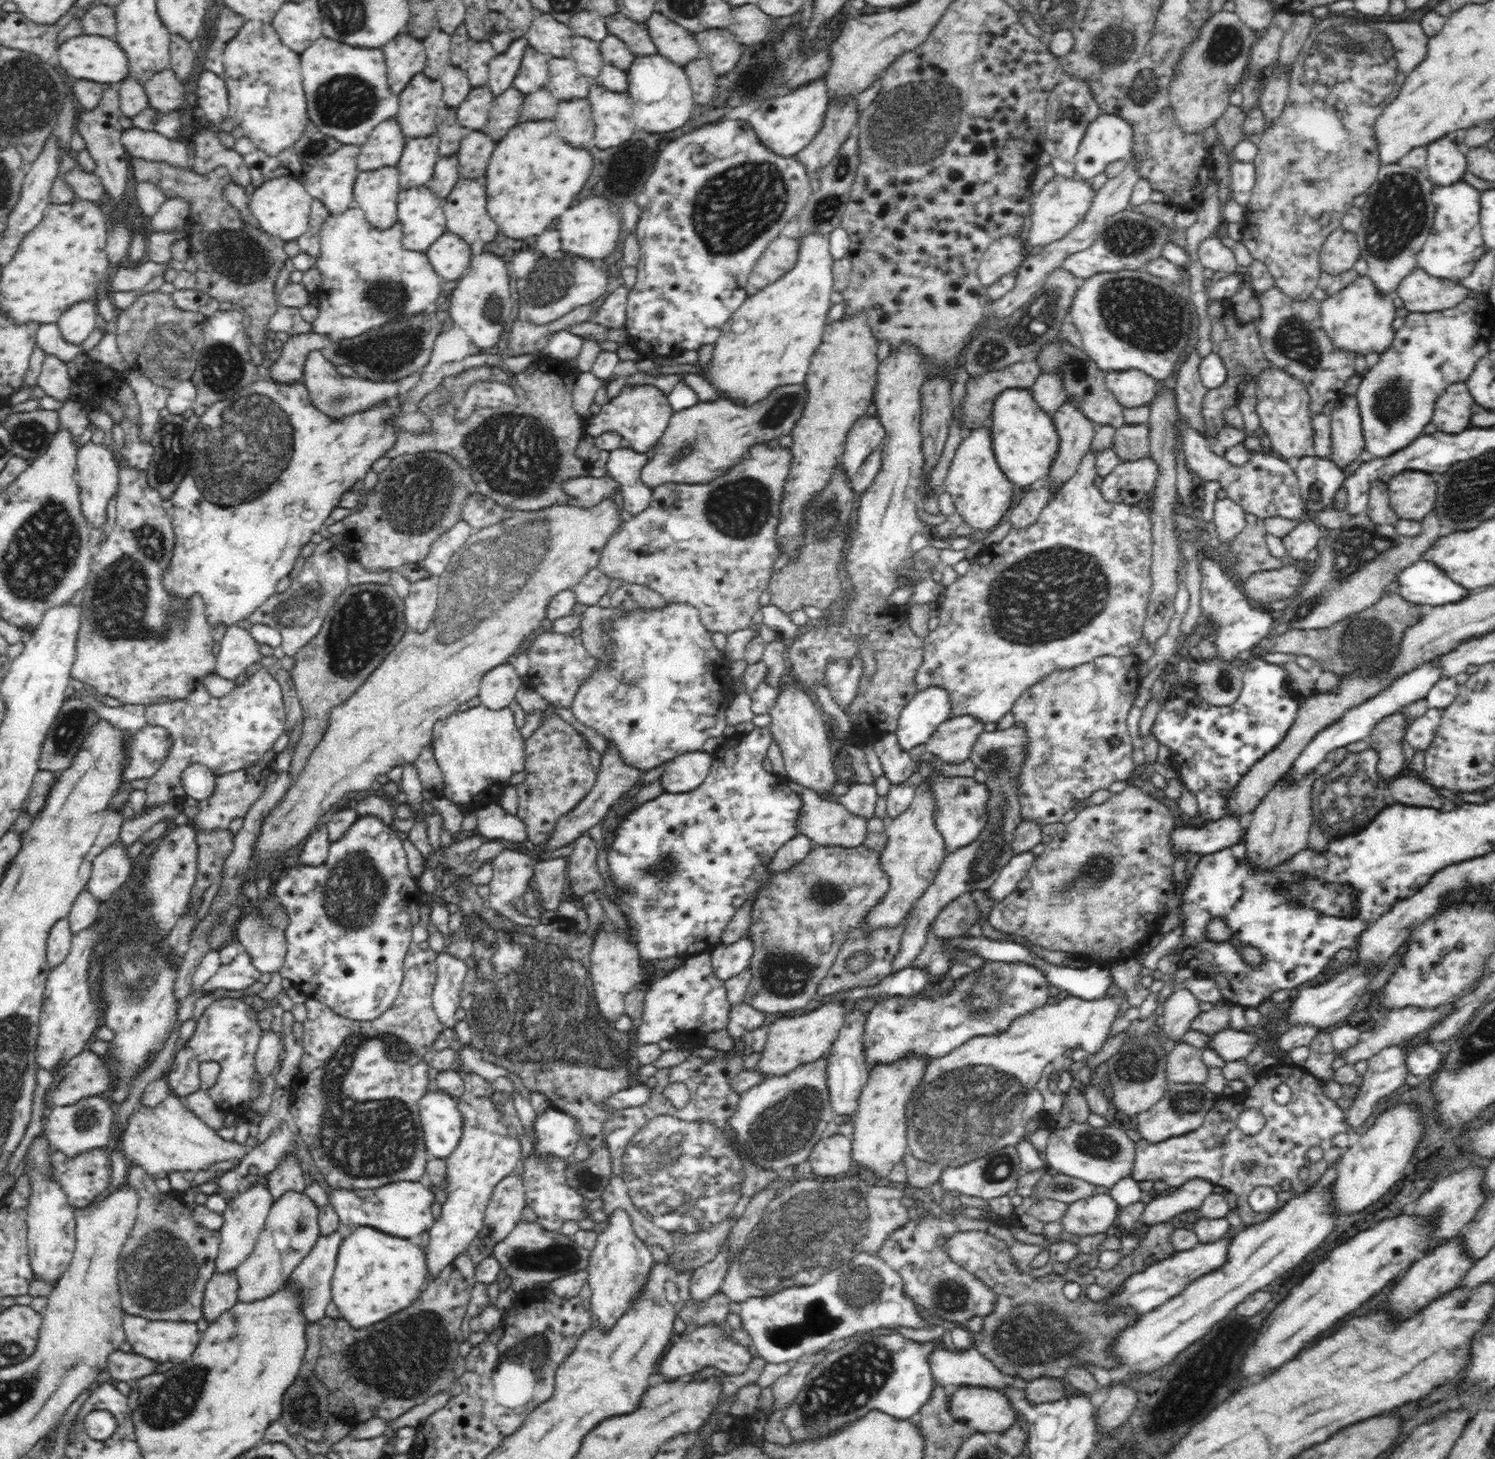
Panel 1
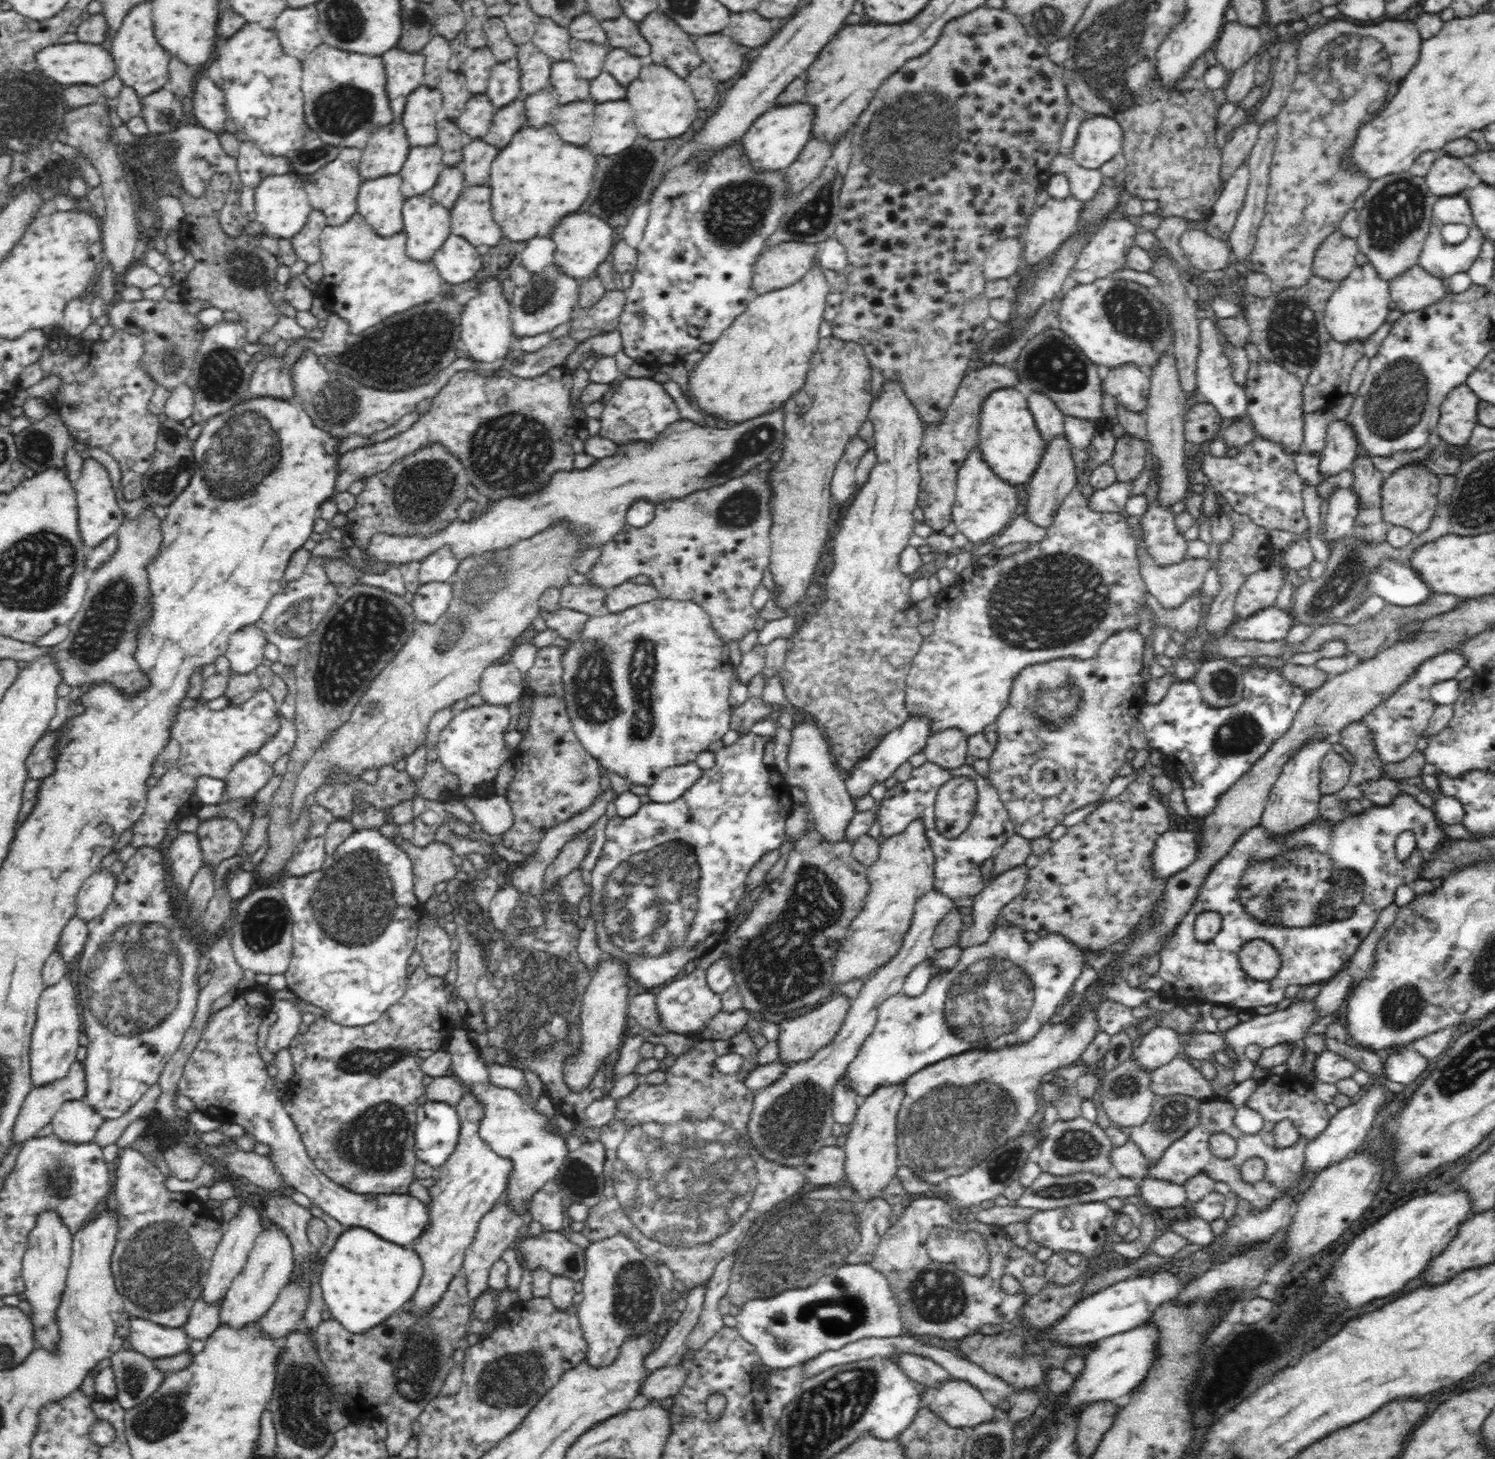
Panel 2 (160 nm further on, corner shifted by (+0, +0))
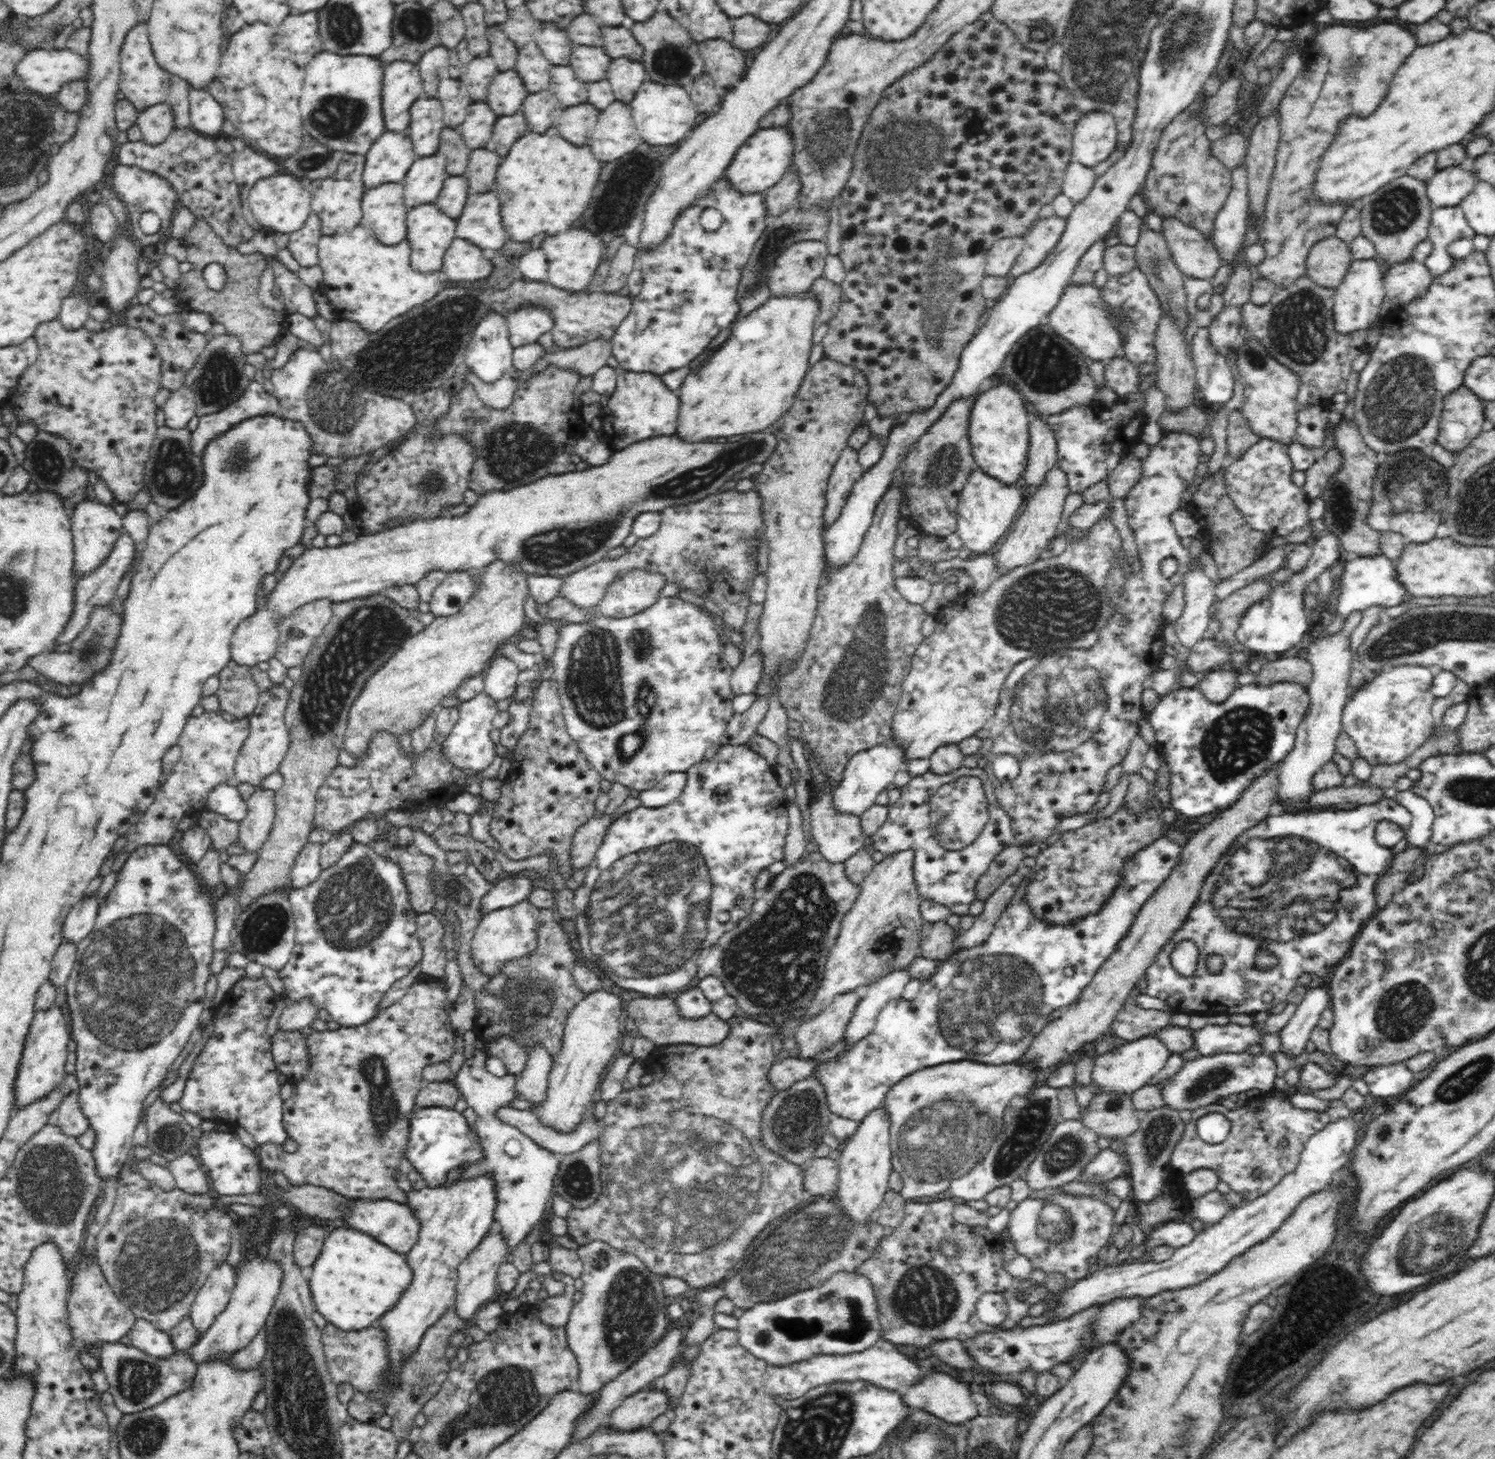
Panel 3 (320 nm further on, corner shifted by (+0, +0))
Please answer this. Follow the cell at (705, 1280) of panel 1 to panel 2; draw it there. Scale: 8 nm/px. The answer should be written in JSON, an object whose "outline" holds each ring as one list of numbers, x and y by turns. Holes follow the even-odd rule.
{"outline":[[702,1284,685,1291,685,1299,687,1300,685,1310,681,1312,680,1318,675,1323,671,1323,664,1332,658,1349,646,1358,645,1370,648,1374,672,1365,677,1357,685,1352,684,1342,698,1322,698,1316,700,1316,702,1304,704,1304,705,1288,706,1284]]}

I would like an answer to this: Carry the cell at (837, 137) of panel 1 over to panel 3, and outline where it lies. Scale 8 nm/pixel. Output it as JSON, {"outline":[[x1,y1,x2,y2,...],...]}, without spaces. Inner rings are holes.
{"outline":[[790,166,784,176,766,192,765,208,768,216,780,217,794,207,800,194,800,179,794,167]]}

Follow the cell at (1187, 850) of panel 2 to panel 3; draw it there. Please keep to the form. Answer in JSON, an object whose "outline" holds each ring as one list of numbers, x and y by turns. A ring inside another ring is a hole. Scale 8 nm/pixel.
{"outline":[[1162,836,1154,842,1151,842,1148,846,1145,846,1142,850,1136,852,1134,856,1126,858,1124,869,1122,870,1122,881,1113,891,1110,898,1106,900,1106,903,1101,907,1098,915,1088,914,1087,916,1079,917,1071,921,1068,925,1054,925,1054,923,1038,919,1038,917,1034,915,1032,907,1026,903,1026,888,1028,888,1028,884,1030,884,1028,874,1026,874,1026,880,1021,883,1020,889,1014,893,1014,897,1009,903,1009,906,1004,910,998,922,996,922,992,934,990,934,990,937,982,945,976,946,976,948,972,948,972,950,955,950,948,960,942,960,940,962,934,975,922,981,920,992,913,1001,906,1001,906,999,902,997,891,1000,878,1014,877,1022,872,1033,860,1040,856,1040,856,1042,852,1042,852,1044,849,1045,848,1052,840,1053,834,1058,816,1065,816,1078,820,1079,821,1085,825,1087,826,1102,829,1103,830,1114,860,1123,870,1111,876,1110,878,1107,882,1106,885,1101,886,1093,888,1093,898,1081,901,1081,902,1078,906,1078,906,1076,910,1076,910,1074,914,1074,914,1072,922,1070,923,1068,930,1068,947,1062,967,1060,986,1063,986,1065,1001,1065,1002,1063,1014,1062,1016,1059,1022,1059,1022,1054,1026,1054,1026,1050,1030,1048,1030,1044,1034,1042,1034,1038,1042,1032,1042,1028,1048,1025,1048,1017,1056,1012,1065,1010,1068,1006,1074,1004,1073,1002,1078,1001,1080,993,1092,982,1099,967,1118,950,1118,944,1122,942,1124,936,1127,935,1130,927,1134,924,1134,920,1138,918,1138,912,1142,910,1142,906,1150,900,1154,892,1166,881,1166,878,1169,878,1174,866,1178,864,1178,858,1181,857,1181,850,1182,847,1178,845,1177,842,1170,841,1168,837]]}

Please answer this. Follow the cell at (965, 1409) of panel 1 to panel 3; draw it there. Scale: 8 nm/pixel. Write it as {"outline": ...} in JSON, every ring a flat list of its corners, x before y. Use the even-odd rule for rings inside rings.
{"outline":[[928,1374,917,1385,906,1389,902,1399,906,1406,922,1409,951,1424,968,1424,978,1416,970,1398,970,1388,946,1374]]}

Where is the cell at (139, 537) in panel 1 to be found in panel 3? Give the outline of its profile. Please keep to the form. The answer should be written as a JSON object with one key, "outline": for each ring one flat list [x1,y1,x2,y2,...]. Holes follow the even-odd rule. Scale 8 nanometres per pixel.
{"outline":[[98,608,93,610,90,620,83,631,72,641,70,652,64,654,50,654,44,652,30,658,30,666,35,668,42,676,56,681,60,685,81,685,89,681,94,674,101,673,109,665,112,652,117,645,118,636,121,633,122,616,114,614,112,608]]}

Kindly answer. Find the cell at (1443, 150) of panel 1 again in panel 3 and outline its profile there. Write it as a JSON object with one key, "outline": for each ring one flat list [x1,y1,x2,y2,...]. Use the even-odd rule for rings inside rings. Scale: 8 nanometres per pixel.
{"outline":[[1460,166,1436,171,1427,184,1427,196,1433,208,1456,206,1471,194,1479,179]]}

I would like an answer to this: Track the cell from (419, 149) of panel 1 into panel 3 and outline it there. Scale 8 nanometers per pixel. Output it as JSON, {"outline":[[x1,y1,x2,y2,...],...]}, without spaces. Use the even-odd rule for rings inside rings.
{"outline":[[443,154,416,158,403,180,404,203,411,209,423,203,435,204,447,179]]}

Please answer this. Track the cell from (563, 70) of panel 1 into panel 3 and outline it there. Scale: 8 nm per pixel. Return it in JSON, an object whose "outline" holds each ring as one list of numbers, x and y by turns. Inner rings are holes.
{"outline":[[570,65,552,66,549,89,560,101,561,106,574,106,587,102,587,83,576,76]]}

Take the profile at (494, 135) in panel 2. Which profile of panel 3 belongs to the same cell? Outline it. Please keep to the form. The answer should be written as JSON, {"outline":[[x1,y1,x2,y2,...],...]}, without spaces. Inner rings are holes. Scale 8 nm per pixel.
{"outline":[[521,110,513,115,498,117,491,139,485,147,488,150,506,156,508,150,510,150,510,146,518,138,522,138,522,134,526,134,528,130,524,113]]}

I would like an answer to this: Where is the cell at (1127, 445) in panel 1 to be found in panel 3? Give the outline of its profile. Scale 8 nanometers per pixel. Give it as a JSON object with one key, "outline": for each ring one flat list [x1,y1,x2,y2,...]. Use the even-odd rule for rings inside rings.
{"outline":[[1132,453,1124,456,1106,480,1111,498,1124,499,1141,479,1142,472,1141,461,1138,458,1135,458]]}

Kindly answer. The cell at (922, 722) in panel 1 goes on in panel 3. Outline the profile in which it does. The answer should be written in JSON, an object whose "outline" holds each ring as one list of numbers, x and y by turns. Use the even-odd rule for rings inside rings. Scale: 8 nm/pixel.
{"outline":[[893,743,876,745,868,750,857,752,846,762,842,778,835,784,833,806,843,815,853,814,859,817,865,810,876,805,876,796,893,782,894,774,906,768,902,749]]}

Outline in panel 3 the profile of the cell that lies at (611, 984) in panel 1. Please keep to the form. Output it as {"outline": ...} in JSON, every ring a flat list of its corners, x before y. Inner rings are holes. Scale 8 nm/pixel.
{"outline":[[599,988,585,995,567,1018,560,1052,553,1056,548,1072,546,1098,542,1102,528,1102,518,1098,508,1106,532,1111,540,1123,554,1131,575,1131,576,1126,590,1113,603,1075,616,1057,616,1050,620,1050,620,1010,623,1010,622,1000,612,992]]}

